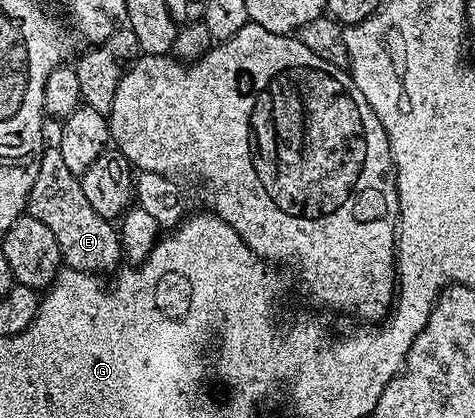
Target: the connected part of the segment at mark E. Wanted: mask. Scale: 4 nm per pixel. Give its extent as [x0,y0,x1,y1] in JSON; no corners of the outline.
[26,147,123,275]

